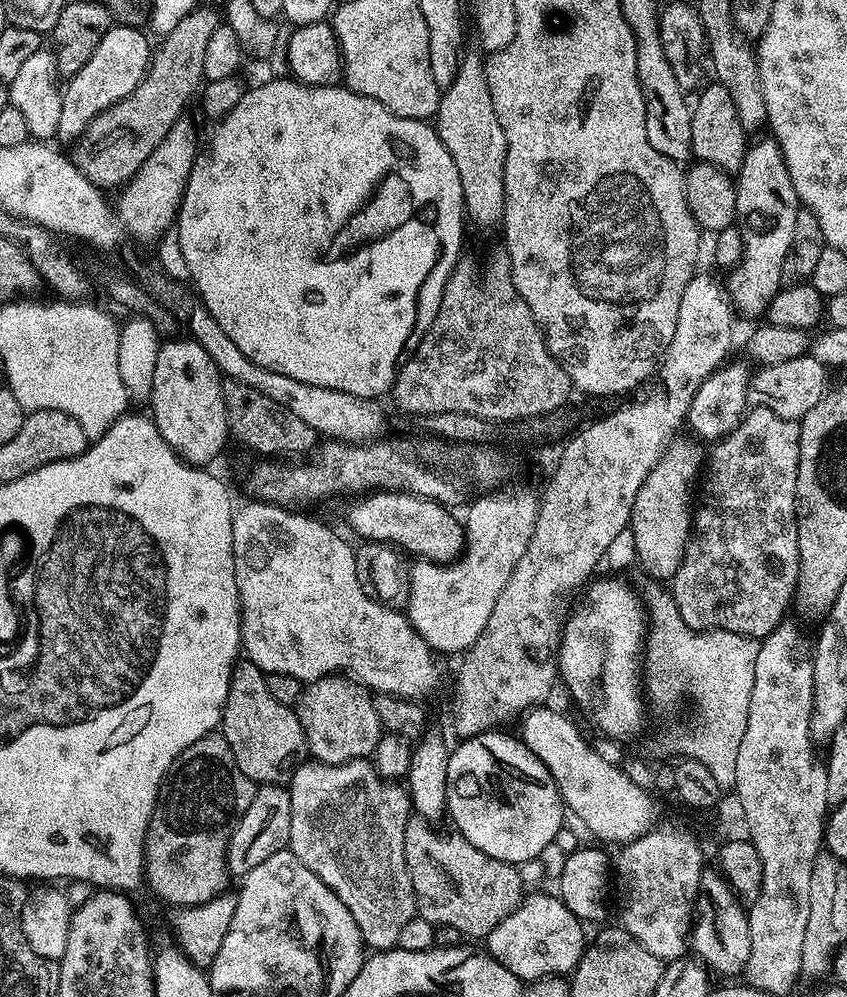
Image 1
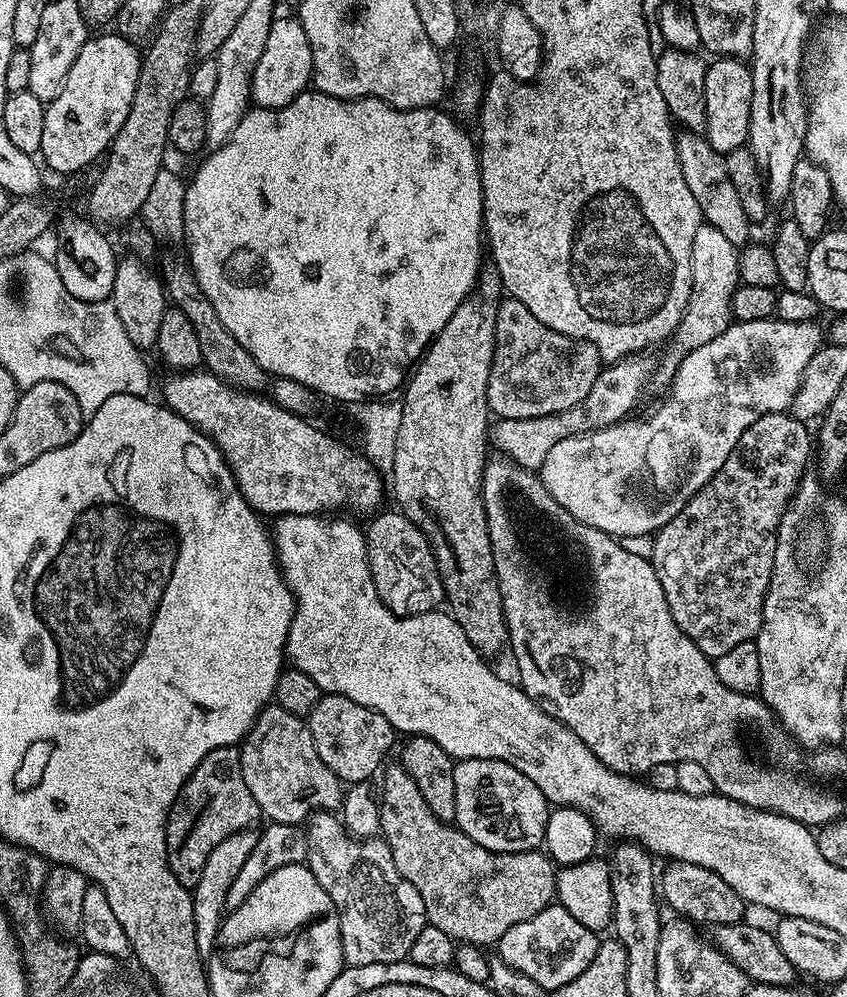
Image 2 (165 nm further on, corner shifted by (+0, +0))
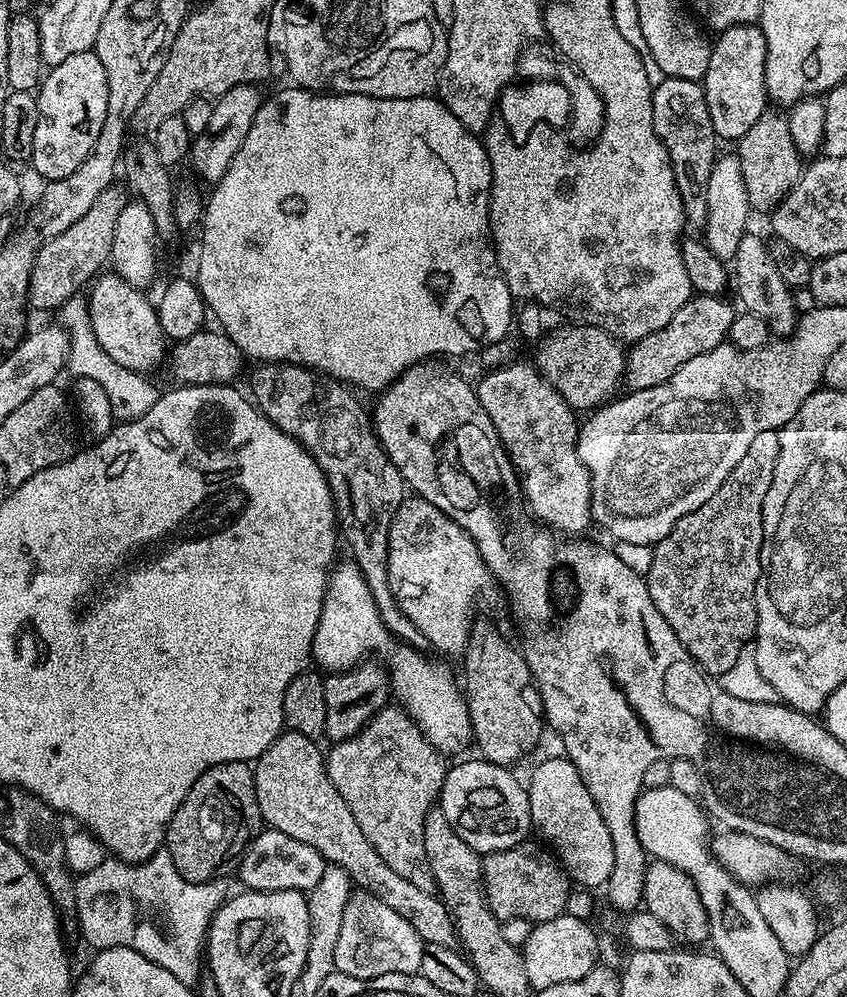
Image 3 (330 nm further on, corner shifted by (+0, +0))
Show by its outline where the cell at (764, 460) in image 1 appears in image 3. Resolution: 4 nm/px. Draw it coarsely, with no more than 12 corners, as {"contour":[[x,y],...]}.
{"contour":[[762,430],[708,501],[652,549],[648,589],[719,678],[756,634]]}

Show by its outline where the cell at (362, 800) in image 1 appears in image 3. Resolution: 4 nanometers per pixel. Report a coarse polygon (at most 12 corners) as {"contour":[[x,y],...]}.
{"contour":[[353,891],[335,971],[416,974],[425,942],[373,892]]}

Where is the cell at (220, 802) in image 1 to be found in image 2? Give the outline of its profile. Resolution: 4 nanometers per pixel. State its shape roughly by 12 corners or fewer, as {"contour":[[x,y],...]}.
{"contour":[[239,747],[210,750],[168,815],[174,878],[192,889],[210,850],[255,825]]}

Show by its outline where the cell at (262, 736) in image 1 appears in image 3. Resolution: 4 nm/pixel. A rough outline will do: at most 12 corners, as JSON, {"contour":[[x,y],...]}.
{"contour":[[285,730],[254,761],[261,821],[314,846],[453,947],[435,891],[394,874],[328,777],[311,736]]}

